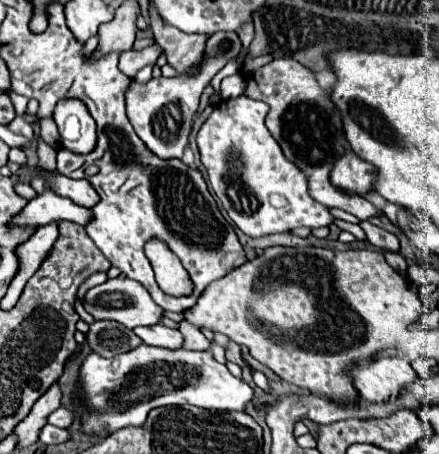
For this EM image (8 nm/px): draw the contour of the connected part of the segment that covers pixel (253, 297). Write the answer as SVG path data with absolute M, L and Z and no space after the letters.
M267 248L255 260L211 282L197 304L185 312L195 326L211 328L229 336L239 346L247 346L249 354L271 368L279 378L323 394L335 402L353 402L357 390L351 384L347 366L377 354L383 348L397 346L409 324L423 316L423 304L417 288L401 278L379 252L371 250L327 250L327 248Z

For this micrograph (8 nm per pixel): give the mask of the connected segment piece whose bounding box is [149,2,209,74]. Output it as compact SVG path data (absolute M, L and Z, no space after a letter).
M149 2L149 18L151 32L155 42L163 48L167 64L177 70L177 74L193 74L193 68L201 64L205 54L205 42L209 36L205 34L185 34L161 20L153 4Z

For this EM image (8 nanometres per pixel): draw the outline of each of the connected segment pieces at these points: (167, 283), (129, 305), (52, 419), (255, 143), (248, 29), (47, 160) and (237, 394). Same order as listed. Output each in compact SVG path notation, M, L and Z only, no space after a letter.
M151 240L145 244L145 254L155 270L157 284L173 296L187 296L191 294L191 280L185 268L181 266L181 260L169 252L169 246L161 240Z
M113 278L113 280L107 280L105 284L91 288L85 296L83 306L95 320L115 320L115 322L123 324L125 328L159 324L165 314L165 310L161 310L161 306L157 306L153 302L149 292L139 282L129 280L129 278Z
M59 408L59 410L55 410L49 418L47 418L47 422L49 424L53 424L53 426L59 426L59 428L69 428L71 424L73 424L73 420L75 420L75 414L71 412L71 410L67 410L67 408Z
M239 96L219 102L201 126L197 148L215 196L235 226L251 238L289 232L297 226L331 226L335 218L329 208L311 198L305 174L283 156L279 144L267 132L267 112L265 102Z
M251 22L243 24L243 26L237 30L237 36L241 38L243 52L247 52L247 46L249 46L249 44L251 44L251 40L253 40L253 24L251 24Z
M34 116L35 122L32 124L32 127L34 129L34 133L37 138L37 156L38 156L38 162L37 166L53 172L57 168L56 166L56 155L57 151L55 148L49 146L48 144L45 144L43 140L41 140L40 136L40 123L36 116Z
M147 344L115 358L103 358L95 352L89 354L81 366L79 394L89 404L89 414L83 416L83 428L87 434L141 426L147 414L159 406L193 404L207 410L243 410L253 398L251 386L241 378L235 378L209 350L165 350Z

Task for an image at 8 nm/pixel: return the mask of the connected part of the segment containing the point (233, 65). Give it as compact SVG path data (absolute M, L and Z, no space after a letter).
M233 58L233 62L227 62L227 64L225 64L225 66L223 66L215 76L213 76L213 80L210 82L211 86L213 86L213 90L219 92L219 84L221 84L221 80L227 78L227 76L237 74L237 70L239 70L239 68L237 68L237 60Z

